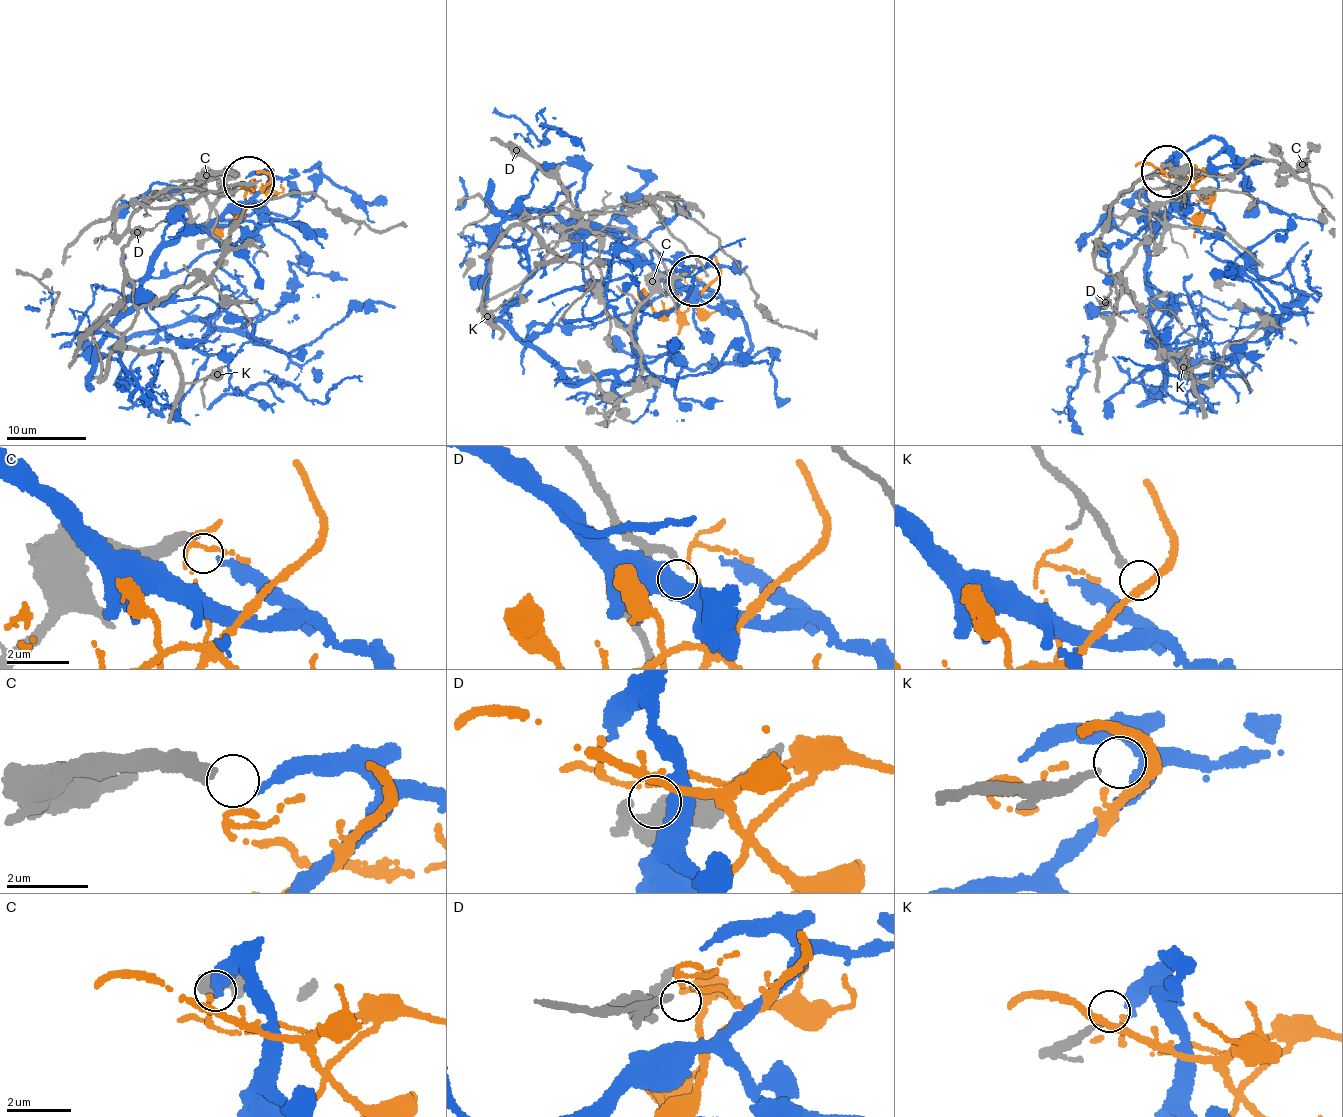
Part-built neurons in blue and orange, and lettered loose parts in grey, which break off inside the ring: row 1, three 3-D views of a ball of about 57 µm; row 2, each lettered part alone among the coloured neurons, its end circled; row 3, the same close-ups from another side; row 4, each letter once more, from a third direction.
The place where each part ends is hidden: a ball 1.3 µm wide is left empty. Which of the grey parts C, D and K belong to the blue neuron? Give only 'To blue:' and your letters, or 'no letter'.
To blue: C

